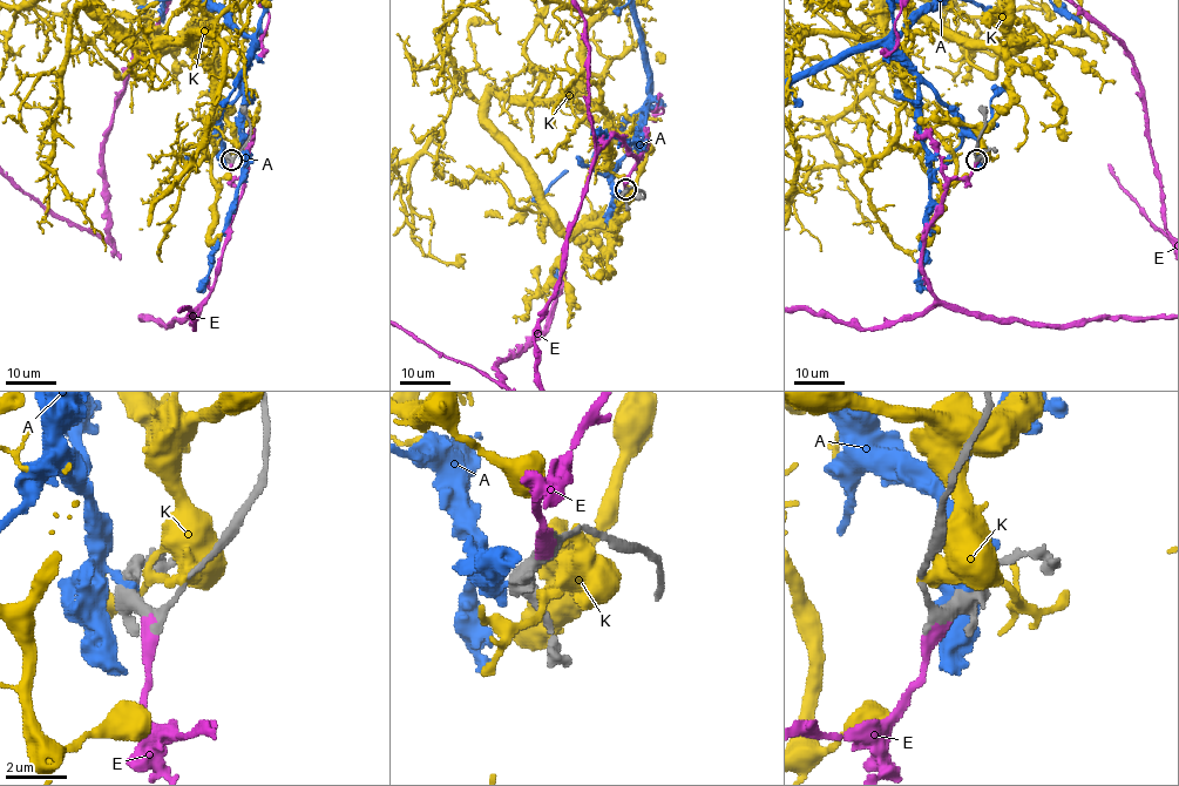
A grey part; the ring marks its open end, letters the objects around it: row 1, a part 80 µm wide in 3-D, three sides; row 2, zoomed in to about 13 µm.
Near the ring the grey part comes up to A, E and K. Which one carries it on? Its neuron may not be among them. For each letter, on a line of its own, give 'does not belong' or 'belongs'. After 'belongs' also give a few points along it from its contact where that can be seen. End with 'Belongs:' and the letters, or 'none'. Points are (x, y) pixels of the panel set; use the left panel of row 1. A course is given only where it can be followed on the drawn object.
A: does not belong
E: belongs; it runs (232, 160), (212, 290), (140, 318), (109, 229), (116, 95)
K: does not belong
Belongs: E

